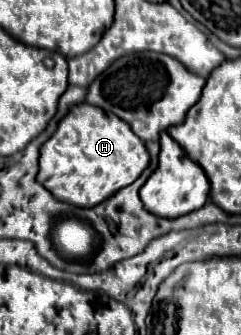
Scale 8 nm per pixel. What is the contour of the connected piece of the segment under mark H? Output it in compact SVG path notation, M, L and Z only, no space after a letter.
M79 103L69 109L53 137L43 145L37 181L59 201L75 207L95 207L131 185L147 165L149 153L125 121L89 103Z

